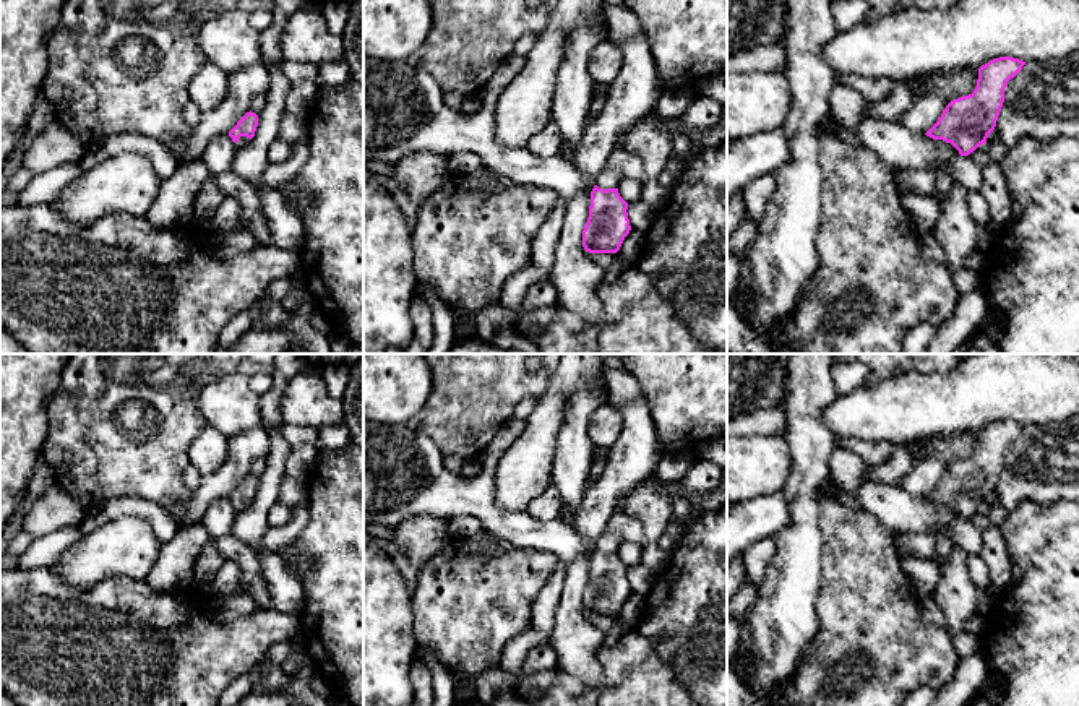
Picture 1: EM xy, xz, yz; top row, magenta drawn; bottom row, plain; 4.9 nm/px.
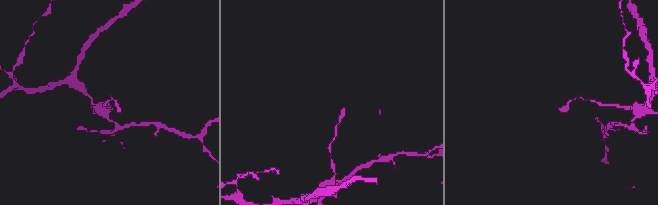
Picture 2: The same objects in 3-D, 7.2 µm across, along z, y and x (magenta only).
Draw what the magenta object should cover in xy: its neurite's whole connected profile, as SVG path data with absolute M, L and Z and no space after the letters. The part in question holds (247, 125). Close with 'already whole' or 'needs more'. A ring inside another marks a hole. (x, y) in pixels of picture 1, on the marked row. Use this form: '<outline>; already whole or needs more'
M251 110L247 112L237 125L229 131L229 136L235 143L235 148L243 148L250 143L250 140L255 136L258 127L258 115Z; needs more

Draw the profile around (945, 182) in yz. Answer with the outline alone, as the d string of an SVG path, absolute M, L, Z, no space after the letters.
M944 169L935 170L935 177L936 177L936 193L935 193L935 196L943 198L952 188L954 179Z

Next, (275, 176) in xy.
M305 135L292 154L279 164L269 164L263 172L263 183L268 188L281 188L284 182L294 179L303 167L310 154L308 136Z

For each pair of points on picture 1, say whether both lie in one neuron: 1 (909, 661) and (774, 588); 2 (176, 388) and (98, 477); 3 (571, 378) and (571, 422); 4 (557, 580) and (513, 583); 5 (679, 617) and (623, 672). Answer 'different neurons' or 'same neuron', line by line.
1: different neurons
2: same neuron
3: different neurons
4: different neurons
5: different neurons

